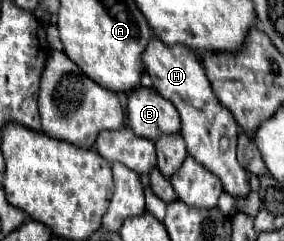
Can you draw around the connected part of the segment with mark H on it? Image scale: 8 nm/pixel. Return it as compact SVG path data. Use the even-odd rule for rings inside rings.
M154 37L148 43L148 49L144 51L144 67L150 75L154 89L166 97L180 113L182 119L182 137L186 141L188 155L196 157L198 163L208 167L220 181L228 195L242 199L250 193L248 183L248 171L238 163L236 159L236 121L228 109L224 109L214 91L212 85L204 73L204 67L196 55L184 45L168 47L158 37Z

